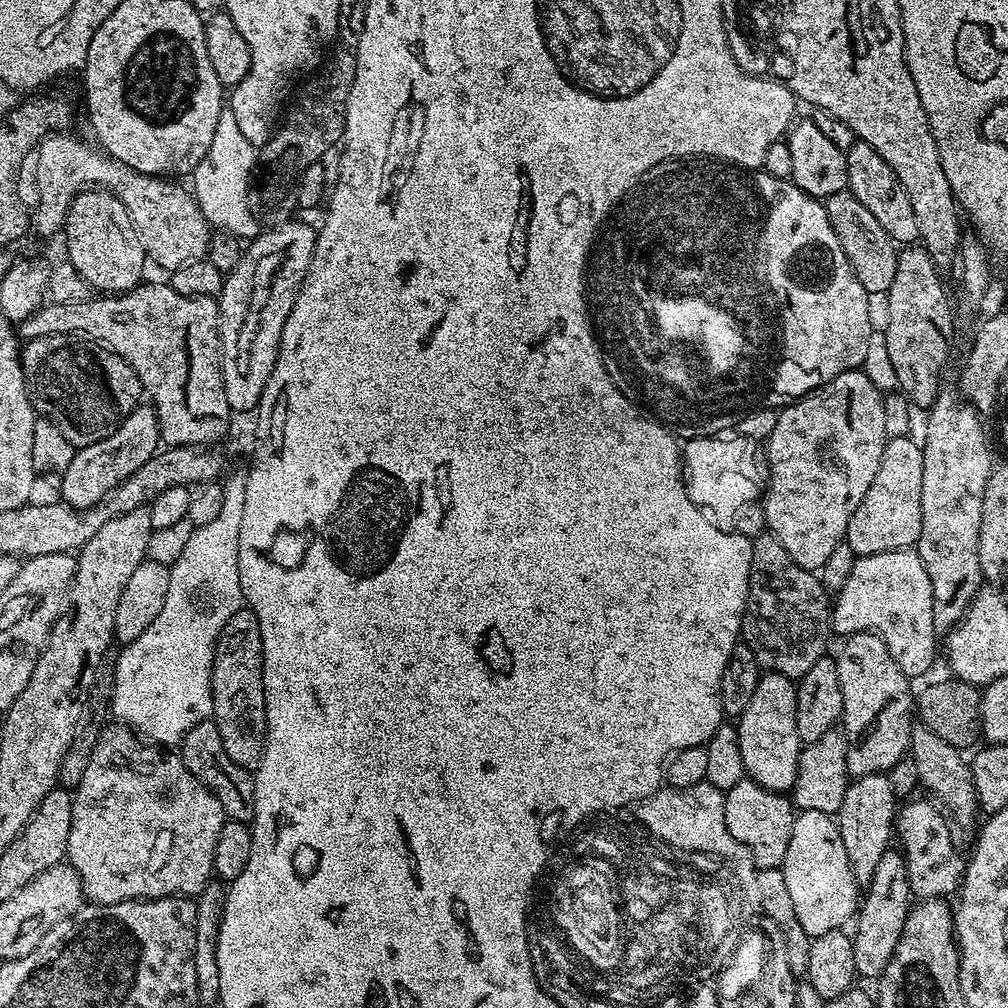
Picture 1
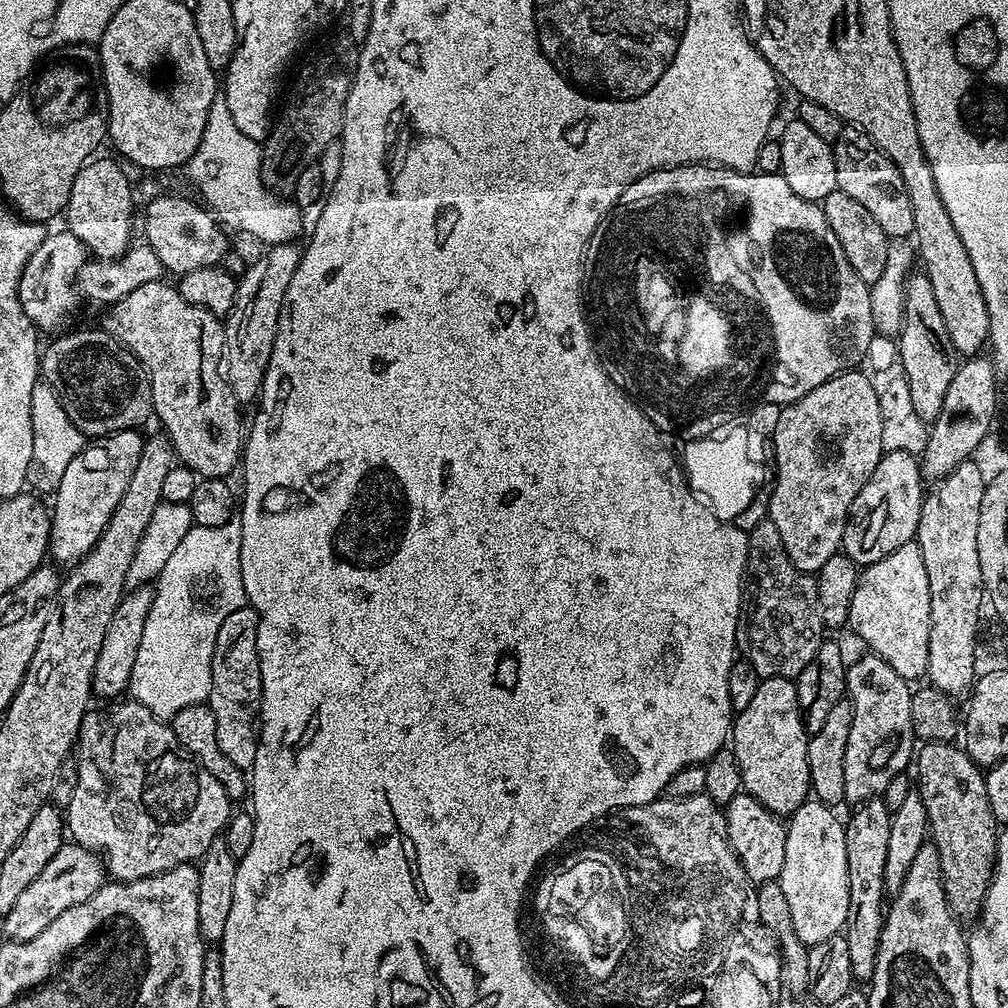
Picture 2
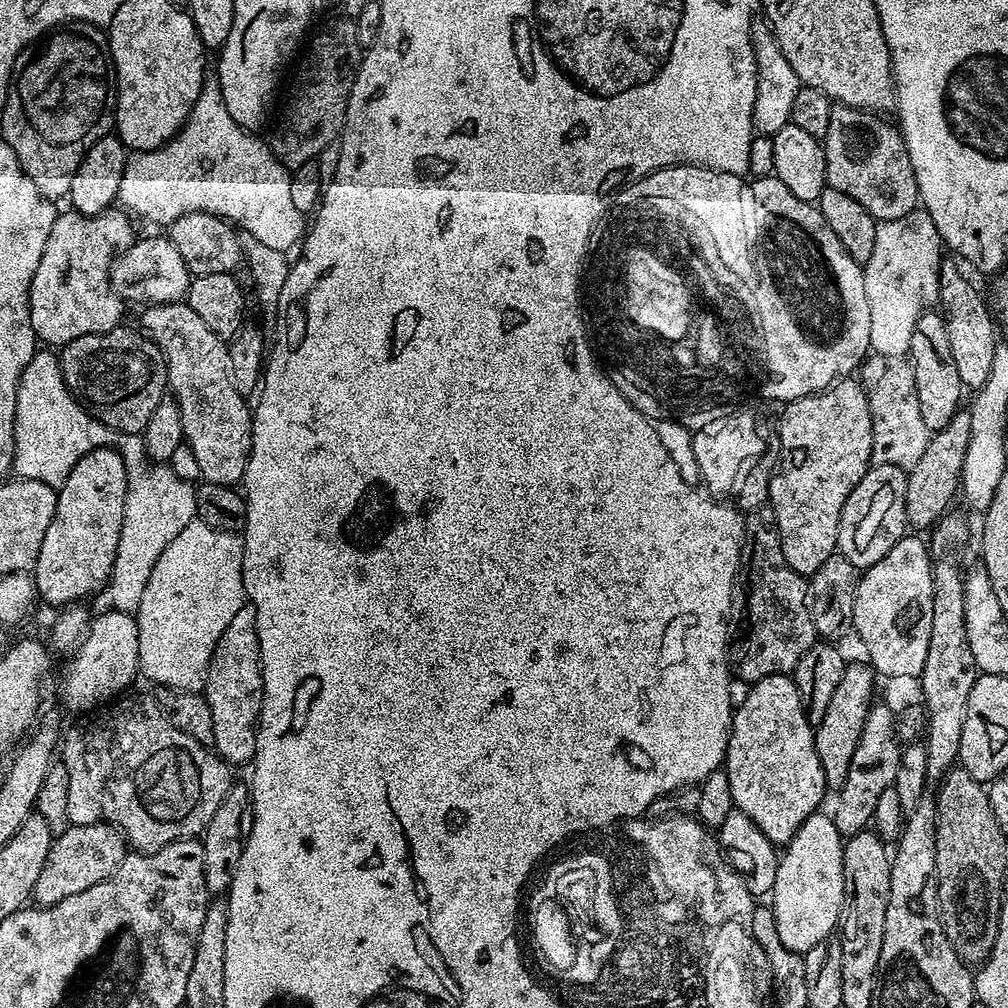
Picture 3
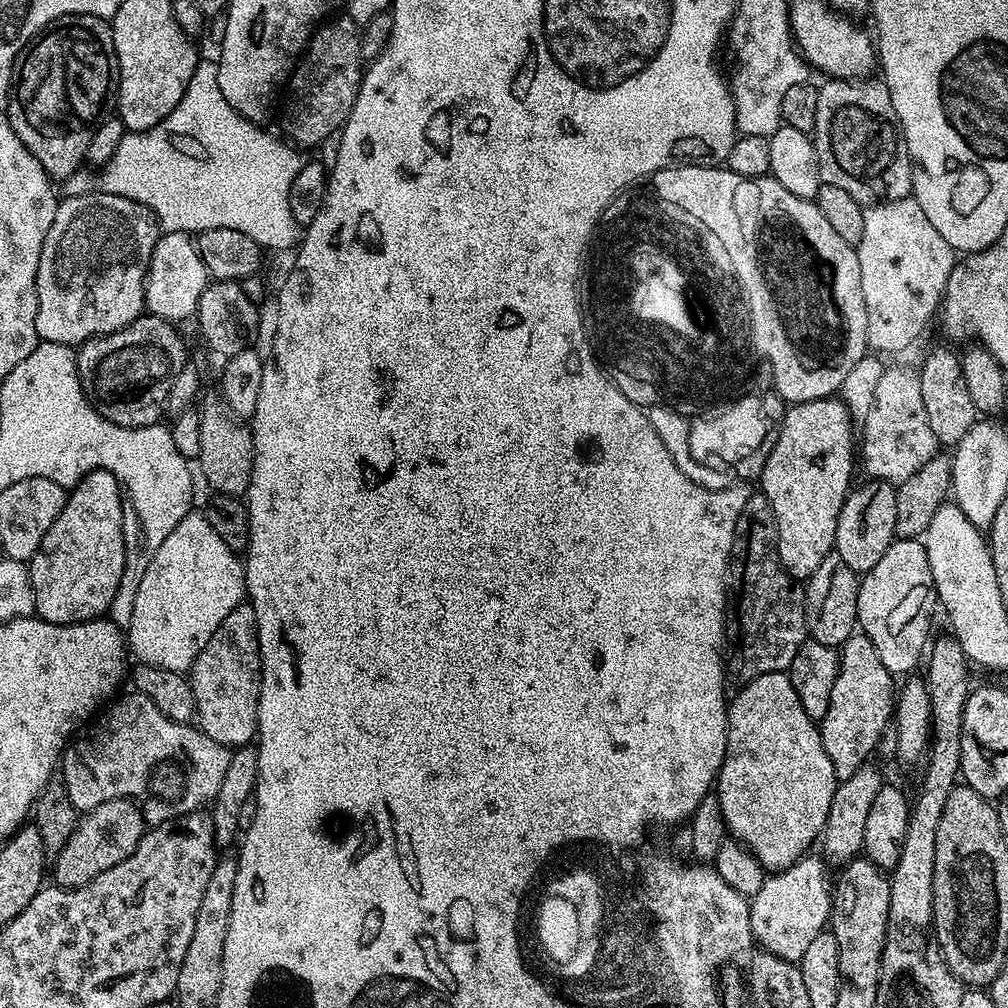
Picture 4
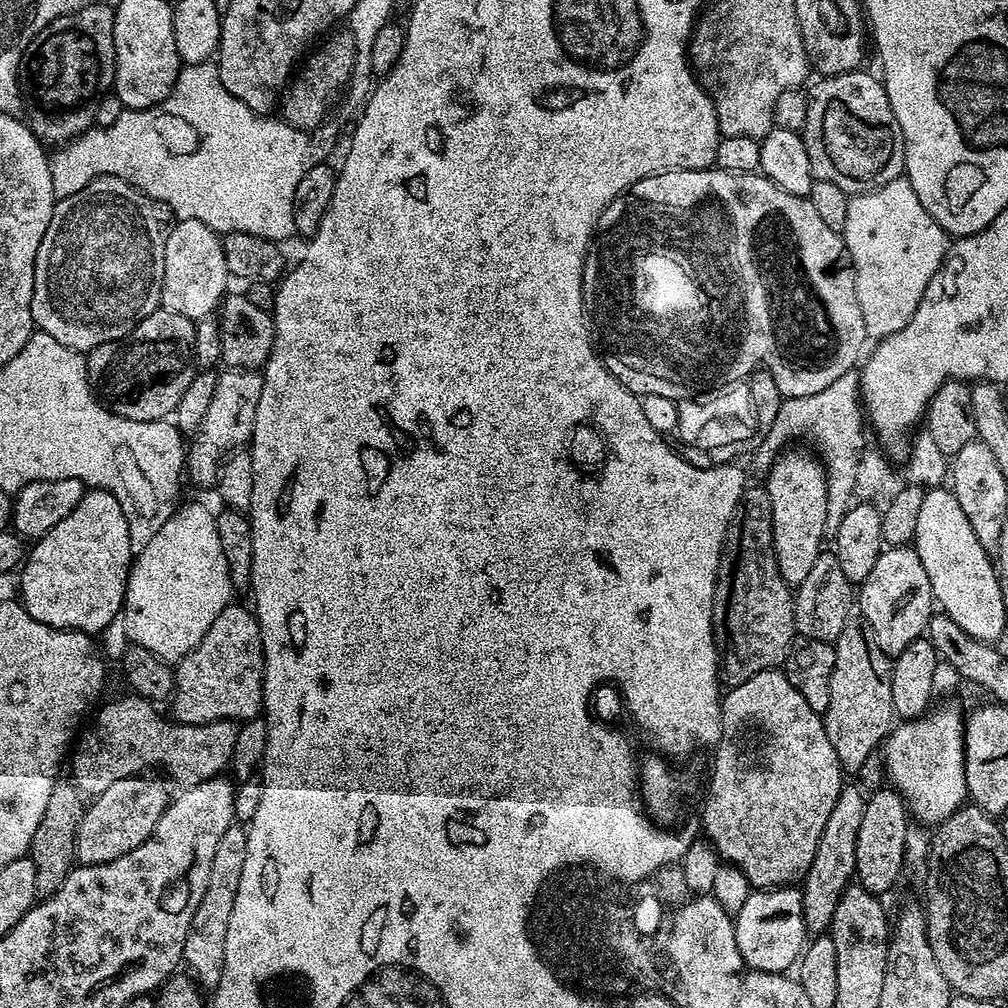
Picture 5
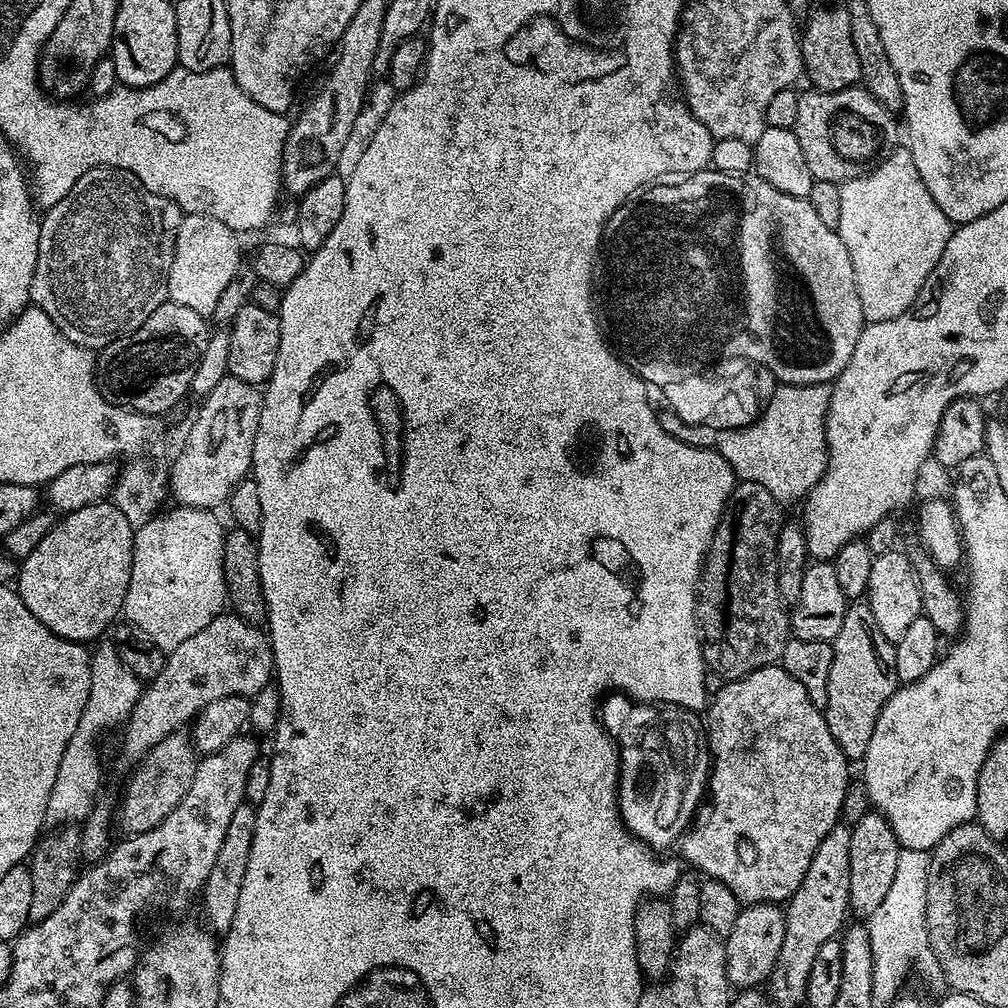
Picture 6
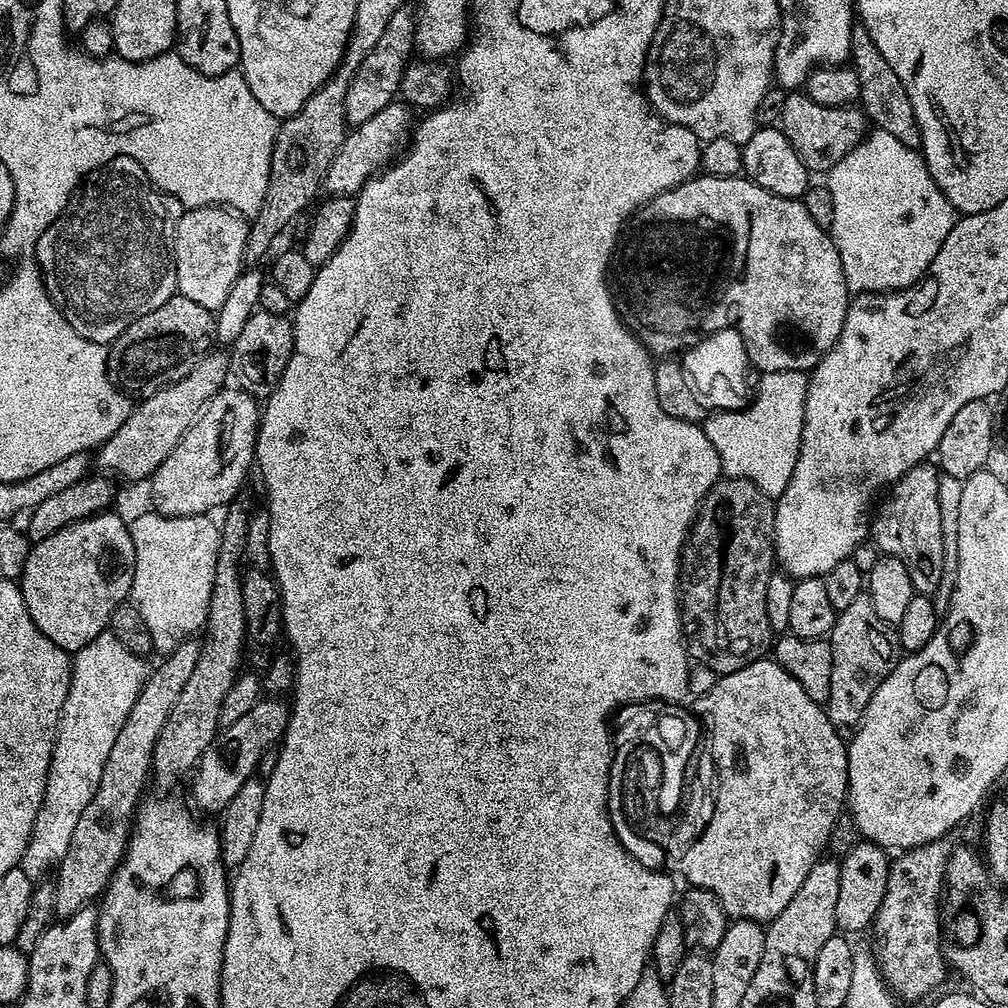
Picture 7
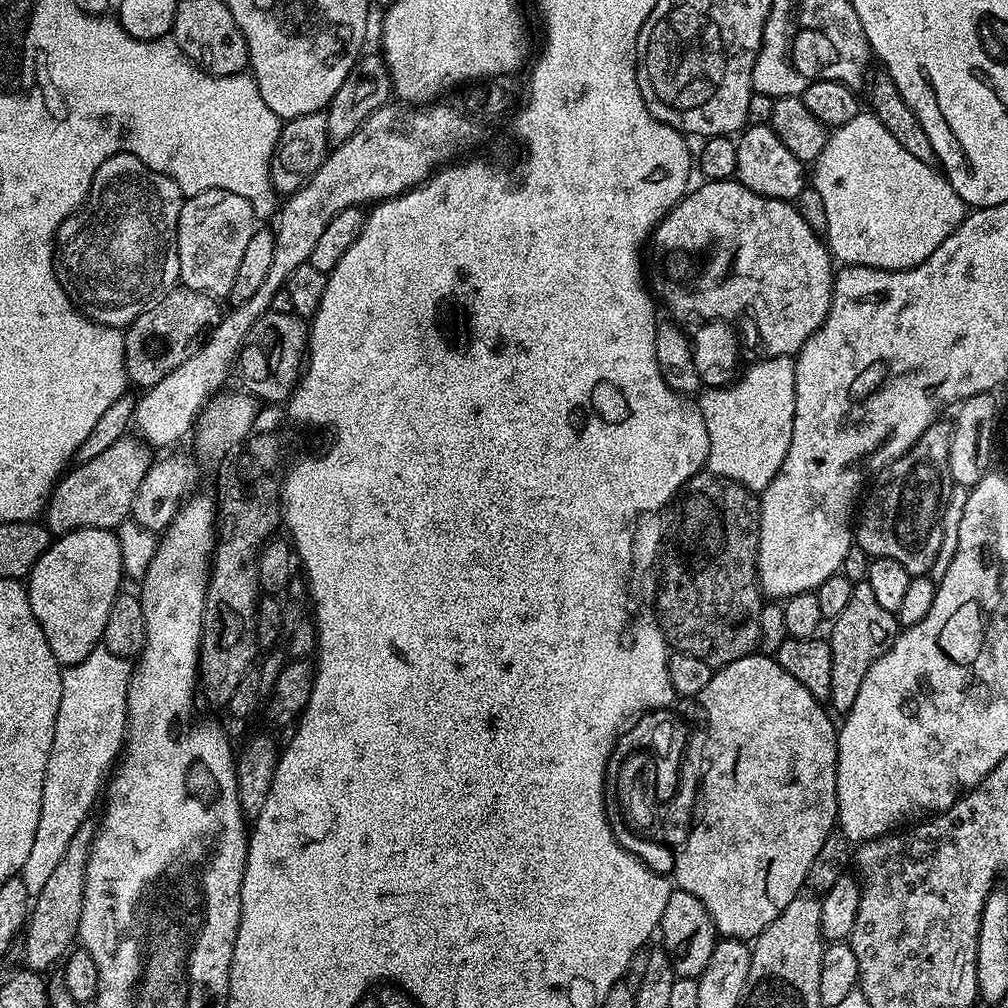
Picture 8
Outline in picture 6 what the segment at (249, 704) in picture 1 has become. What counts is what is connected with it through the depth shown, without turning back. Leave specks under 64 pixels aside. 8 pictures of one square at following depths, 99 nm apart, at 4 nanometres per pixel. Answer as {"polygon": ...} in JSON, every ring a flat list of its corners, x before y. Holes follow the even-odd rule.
{"polygon":[[235,614,215,616,210,626,202,626,202,630,194,634,194,638,186,638,182,646,167,653,162,670,153,680,143,685,137,704,122,728,124,741,120,744,121,762,128,764,127,766,139,764,151,748,158,746,158,742,162,742,162,738,177,731,184,726,184,723,187,725,203,708,210,706,210,702,218,702,218,698,230,698,231,696,251,698,254,694,258,694,258,690,269,687,273,676,272,642,268,638,267,631,263,627,244,621]]}

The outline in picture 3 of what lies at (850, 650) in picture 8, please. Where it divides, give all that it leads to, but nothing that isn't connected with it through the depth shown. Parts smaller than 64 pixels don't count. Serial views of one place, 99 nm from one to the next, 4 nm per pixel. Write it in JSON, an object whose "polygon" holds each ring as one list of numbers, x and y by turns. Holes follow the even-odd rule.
{"polygon":[[849,663,842,674,842,682,838,682,838,687,834,690,834,698,830,698,830,706,826,706,826,718,815,725,818,762,822,762,824,782,829,789,839,790,846,782,846,774,850,774,850,758,854,758,854,750,858,750,862,726,874,703,872,691,876,688,876,680,878,681,878,676,871,664]]}

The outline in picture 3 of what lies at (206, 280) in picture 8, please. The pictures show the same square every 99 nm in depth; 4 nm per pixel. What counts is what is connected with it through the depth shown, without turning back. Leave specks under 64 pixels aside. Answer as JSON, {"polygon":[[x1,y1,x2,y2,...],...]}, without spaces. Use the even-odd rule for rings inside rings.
{"polygon":[[167,235,152,236,149,240,137,239,130,250,112,265,112,291,120,295,121,300,141,300,141,305,175,304,188,295,190,273,182,254,173,246]]}

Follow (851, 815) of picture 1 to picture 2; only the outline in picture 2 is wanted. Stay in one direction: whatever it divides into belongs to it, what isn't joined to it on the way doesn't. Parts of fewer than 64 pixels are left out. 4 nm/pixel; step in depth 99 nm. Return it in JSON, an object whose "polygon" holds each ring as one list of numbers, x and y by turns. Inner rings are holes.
{"polygon":[[883,799,868,800,851,809,852,817,847,817,846,870,850,874,850,910,848,923,842,933,850,946,850,966,857,981,871,981,878,958,880,935,884,929,886,915,886,893,884,891,884,870,886,849,890,839,892,812,884,805]]}

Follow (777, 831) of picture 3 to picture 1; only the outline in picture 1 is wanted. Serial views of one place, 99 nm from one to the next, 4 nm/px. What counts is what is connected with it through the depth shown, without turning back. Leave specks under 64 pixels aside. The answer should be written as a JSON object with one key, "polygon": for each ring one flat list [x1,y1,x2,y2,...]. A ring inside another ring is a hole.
{"polygon":[[764,672,758,682,758,690,754,690,754,698,750,698,750,706,746,706,738,718,736,733,738,744,742,746,742,762,747,779,766,786,766,790,791,793,794,778,798,774,798,758,802,747,796,725,796,684,793,680,777,672]]}

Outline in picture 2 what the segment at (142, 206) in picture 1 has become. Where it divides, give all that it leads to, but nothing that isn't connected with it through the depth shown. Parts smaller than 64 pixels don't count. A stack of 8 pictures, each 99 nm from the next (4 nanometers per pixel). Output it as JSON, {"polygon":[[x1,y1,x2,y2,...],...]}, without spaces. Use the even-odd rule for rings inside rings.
{"polygon":[[156,196,149,202,148,213,144,216,147,247,152,248,165,269,169,273,176,272,177,277,186,275,190,270,217,267,230,249,227,234,203,203,195,204,184,196]]}

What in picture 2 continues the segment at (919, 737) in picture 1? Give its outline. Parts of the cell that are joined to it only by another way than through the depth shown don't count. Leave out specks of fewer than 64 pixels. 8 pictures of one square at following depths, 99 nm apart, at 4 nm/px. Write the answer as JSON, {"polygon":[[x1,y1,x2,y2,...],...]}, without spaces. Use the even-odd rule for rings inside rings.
{"polygon":[[925,743,919,749,914,760,914,784,918,789,922,802,926,806,926,814,930,825,930,840,935,844,940,859,940,877,944,883,944,893,948,899,950,910,961,922,975,921,980,915,988,887,992,881,992,872,996,869,996,842,998,825,990,810,990,798,986,798,985,773,981,765,968,757,963,747,955,743]]}

